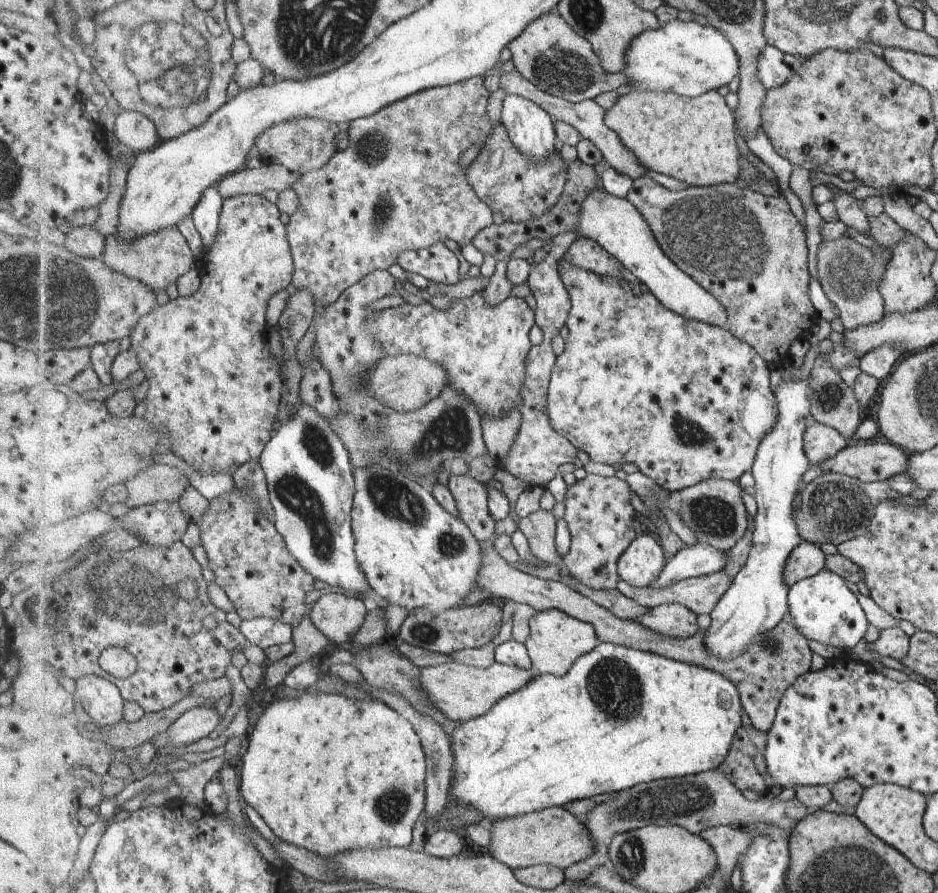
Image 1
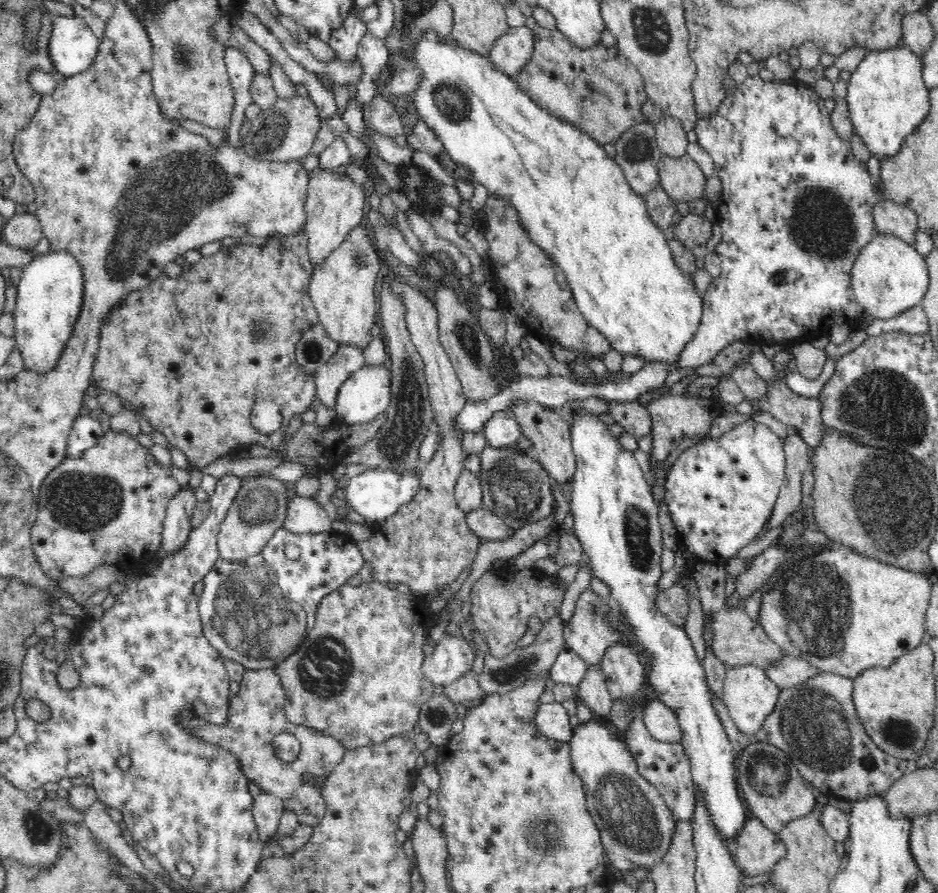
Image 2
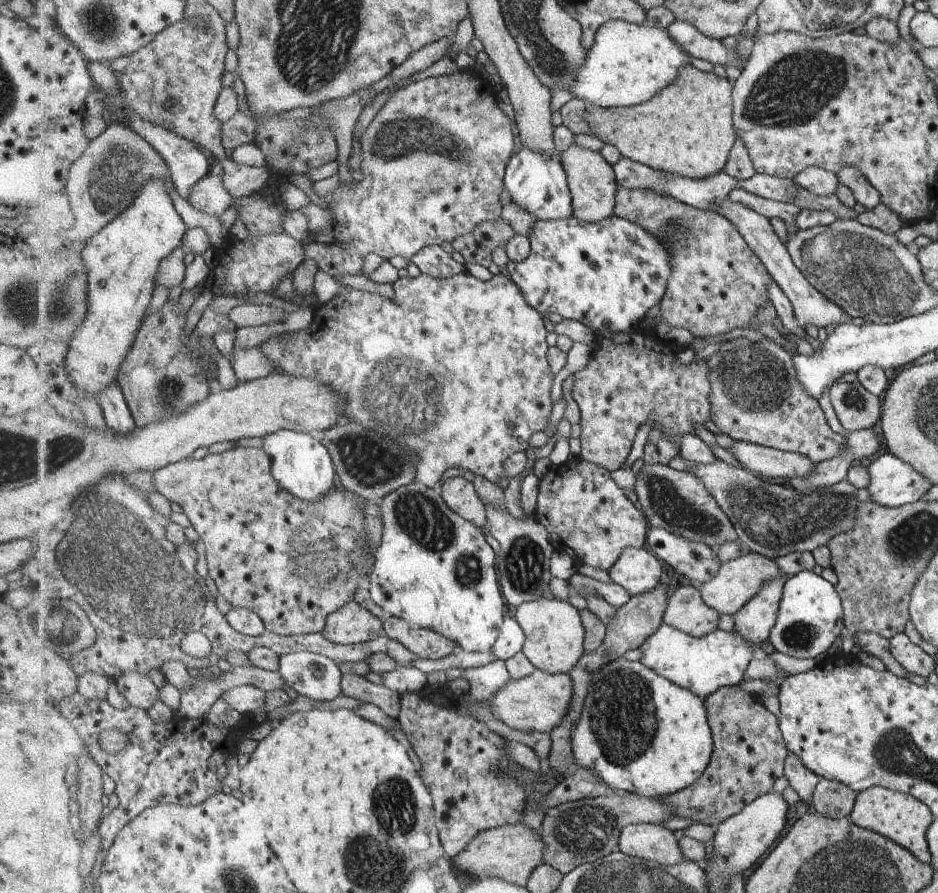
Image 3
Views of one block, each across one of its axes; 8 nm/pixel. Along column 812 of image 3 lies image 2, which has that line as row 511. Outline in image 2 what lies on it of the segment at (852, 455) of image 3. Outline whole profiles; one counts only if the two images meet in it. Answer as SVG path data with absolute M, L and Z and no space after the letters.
M484 506L474 510L474 512L468 512L466 522L482 540L504 541L517 534L517 530L507 526L502 517Z

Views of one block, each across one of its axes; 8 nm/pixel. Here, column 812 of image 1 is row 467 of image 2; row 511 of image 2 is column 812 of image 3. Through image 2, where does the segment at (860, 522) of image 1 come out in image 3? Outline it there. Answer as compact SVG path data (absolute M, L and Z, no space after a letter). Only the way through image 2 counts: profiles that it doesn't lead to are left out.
M719 458L713 464L695 462L690 471L725 509L737 529L740 542L762 556L776 559L797 551L813 552L829 544L837 534L852 532L857 524L857 512L862 502L855 496L858 488L847 479L811 494L801 494L795 488L786 489L785 483L763 481L745 467L736 468Z

